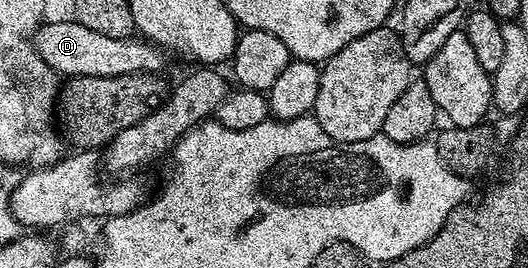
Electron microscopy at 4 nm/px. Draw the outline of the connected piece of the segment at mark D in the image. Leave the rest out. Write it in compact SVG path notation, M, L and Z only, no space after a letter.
M74 19L52 21L37 31L31 38L32 48L57 75L69 77L113 77L131 73L160 73L165 54L151 41L135 36L110 39L110 35L98 35L90 27L82 27Z

